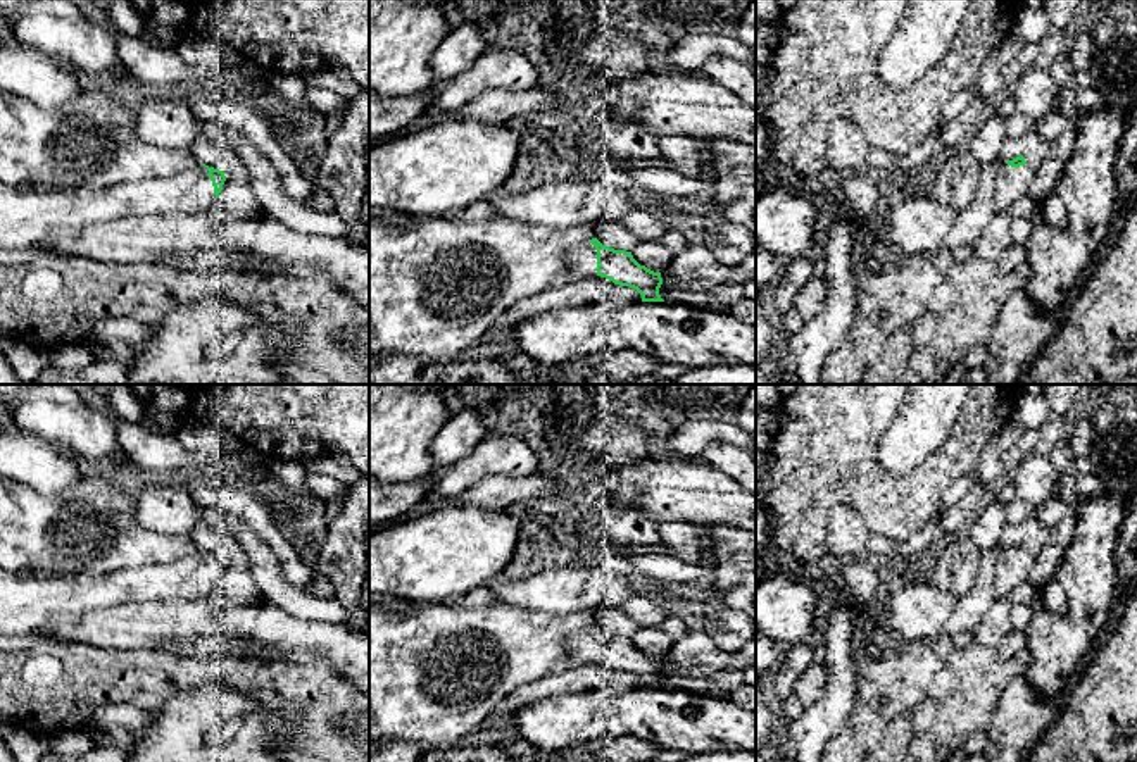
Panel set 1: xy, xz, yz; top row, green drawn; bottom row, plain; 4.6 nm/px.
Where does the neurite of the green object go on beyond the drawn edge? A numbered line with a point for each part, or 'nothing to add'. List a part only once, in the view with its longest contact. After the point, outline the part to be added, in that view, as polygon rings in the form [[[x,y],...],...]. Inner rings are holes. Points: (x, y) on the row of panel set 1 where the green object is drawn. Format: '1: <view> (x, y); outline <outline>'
1: xy (30, 216); outline [[[197,166],[183,174],[160,179],[141,179],[107,188],[36,188],[0,183],[0,250],[41,247],[55,231],[79,236],[86,228],[128,217],[173,217],[209,210],[216,203],[209,171]]]

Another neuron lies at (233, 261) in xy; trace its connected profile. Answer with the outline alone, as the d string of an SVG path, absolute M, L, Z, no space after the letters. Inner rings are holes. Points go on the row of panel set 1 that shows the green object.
M200 250L197 253L166 255L150 260L152 264L166 264L174 269L212 271L212 269L233 269L233 271L283 271L297 276L304 271L274 267L257 260L252 255L223 252L223 250Z

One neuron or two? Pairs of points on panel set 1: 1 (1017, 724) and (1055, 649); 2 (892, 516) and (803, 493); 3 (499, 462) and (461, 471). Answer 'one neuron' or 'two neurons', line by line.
1: two neurons
2: one neuron
3: one neuron

